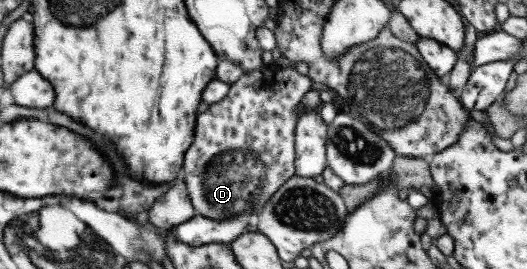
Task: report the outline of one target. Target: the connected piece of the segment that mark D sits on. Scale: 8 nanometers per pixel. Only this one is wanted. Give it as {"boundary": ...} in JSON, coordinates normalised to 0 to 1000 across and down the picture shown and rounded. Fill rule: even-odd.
{"boundary":[[[516,242],[514,253],[499,249],[491,268],[472,264],[471,271],[459,275],[440,316],[435,316],[433,346],[429,346],[417,375],[398,387],[387,416],[372,424],[366,472],[368,502],[362,535],[349,565],[347,621],[342,647],[342,658],[347,665],[349,680],[353,680],[353,717],[357,717],[359,743],[372,784],[372,799],[381,799],[395,814],[419,818],[435,810],[467,773],[474,773],[482,803],[493,792],[493,777],[497,777],[501,751],[520,721],[520,710],[526,710],[528,695],[535,691],[535,680],[541,680],[548,658],[556,654],[558,468],[564,454],[564,435],[581,416],[581,405],[575,405],[571,420],[562,416],[562,398],[565,398],[565,375],[569,375],[577,346],[588,335],[590,309],[592,301],[583,279],[562,268],[554,242],[541,257],[522,242]]]}

